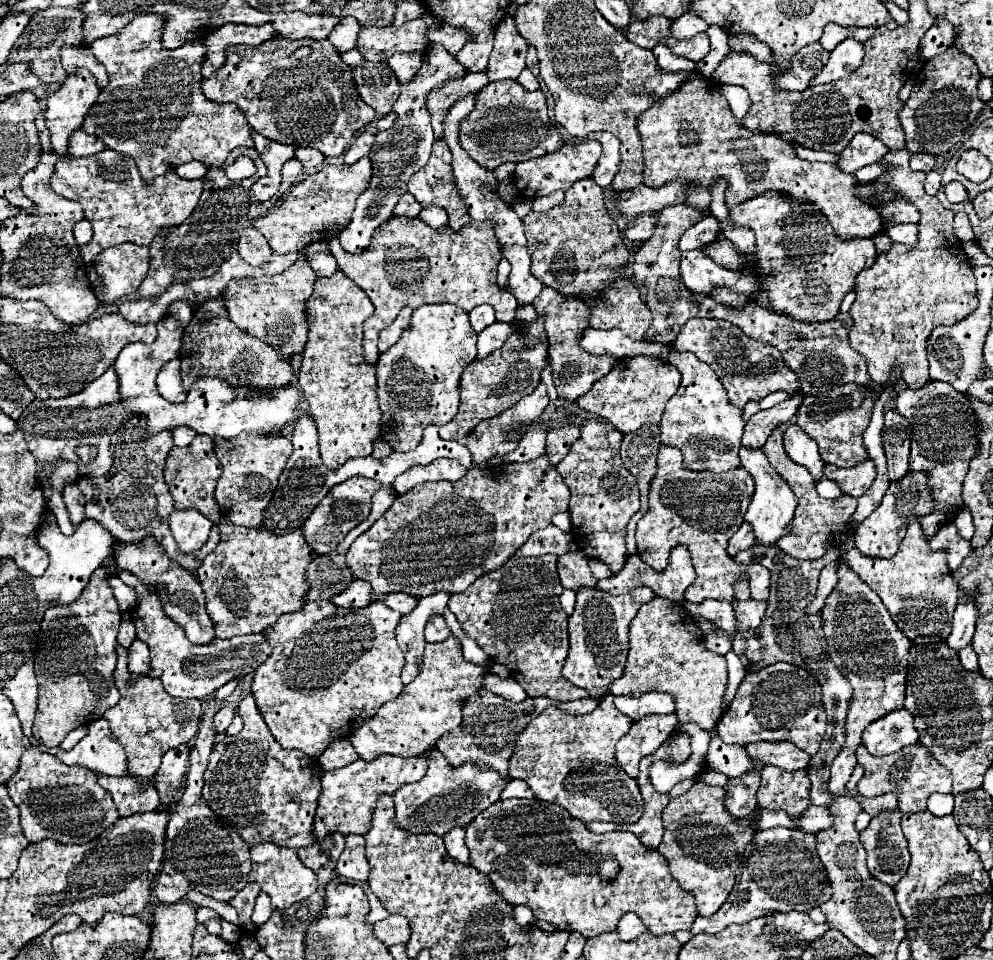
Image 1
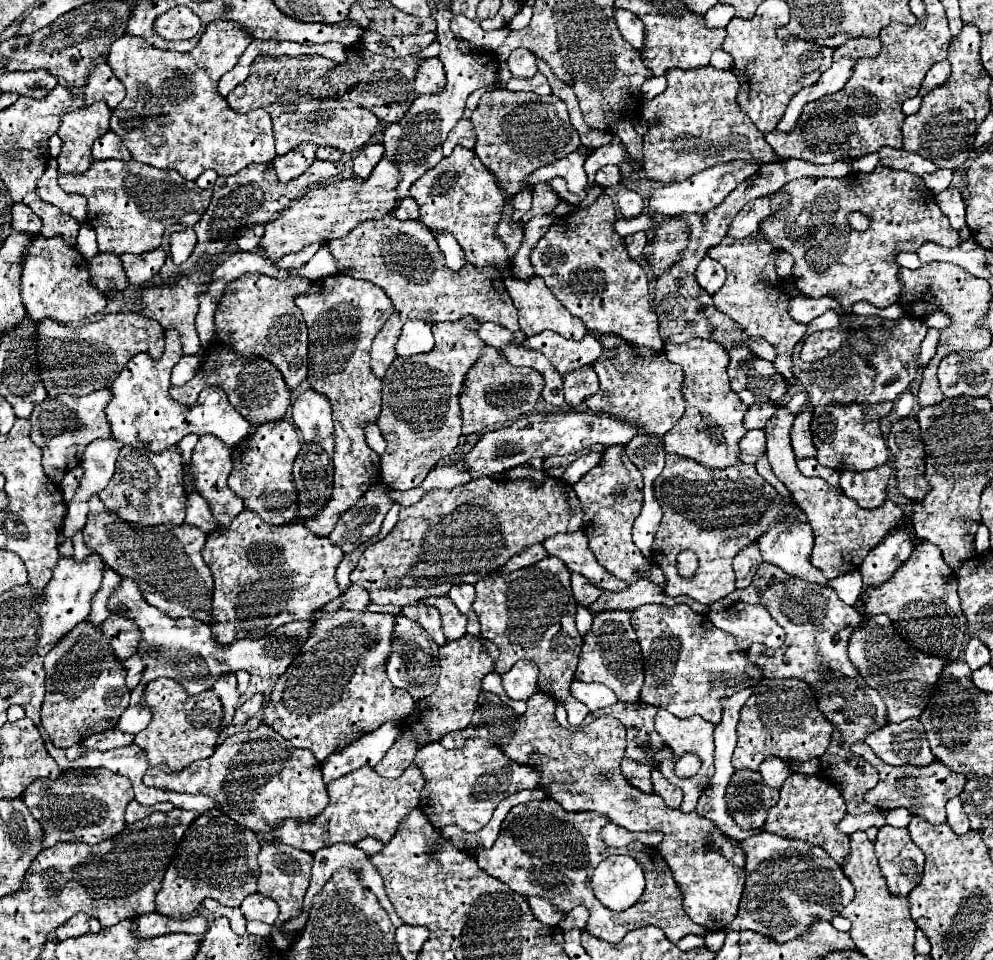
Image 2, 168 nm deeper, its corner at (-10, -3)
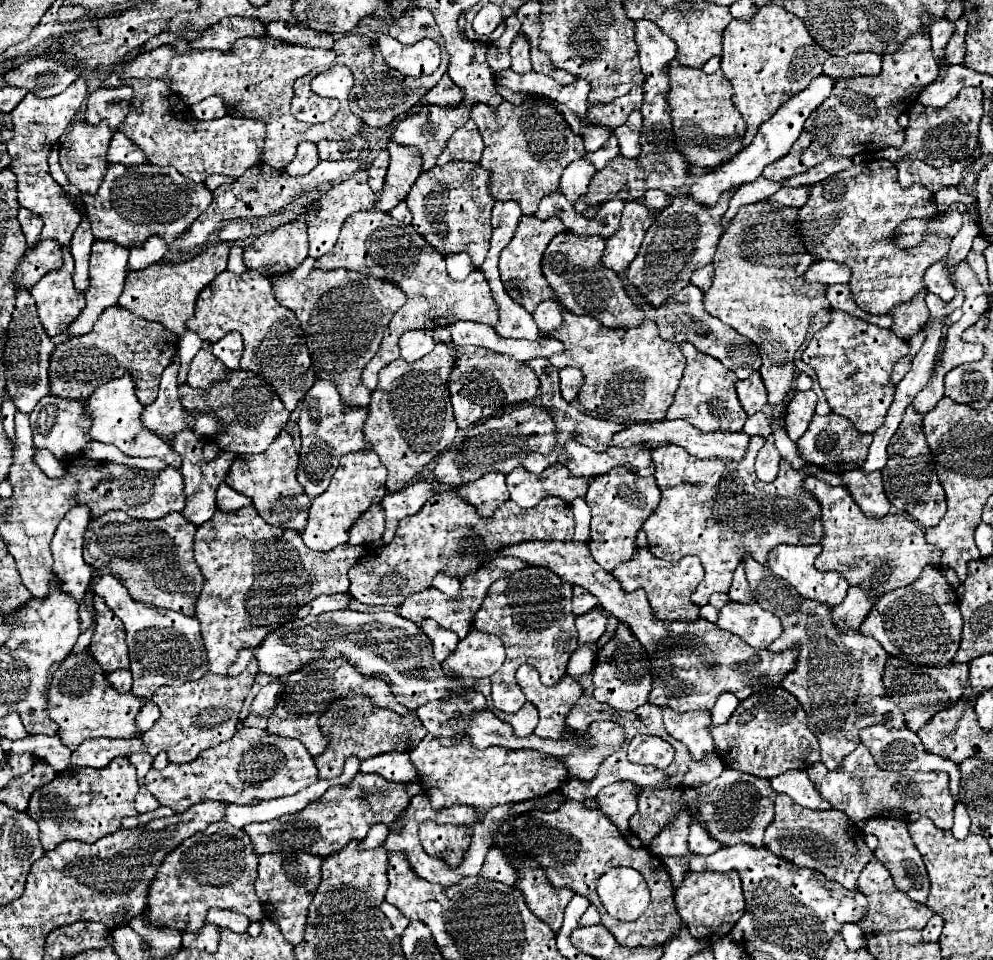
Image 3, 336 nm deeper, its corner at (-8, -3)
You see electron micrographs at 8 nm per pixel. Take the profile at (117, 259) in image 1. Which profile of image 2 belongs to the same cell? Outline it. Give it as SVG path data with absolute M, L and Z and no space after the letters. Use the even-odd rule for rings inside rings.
M158 247L154 251L144 253L144 255L130 255L130 253L126 253L126 255L122 255L122 261L124 261L124 271L128 275L128 281L132 285L136 285L136 287L142 287L164 265L166 251L162 247Z

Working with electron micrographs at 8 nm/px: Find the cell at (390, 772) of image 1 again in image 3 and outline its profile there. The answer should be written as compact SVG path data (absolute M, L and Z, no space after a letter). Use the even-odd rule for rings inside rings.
M358 771L352 783L330 787L318 801L310 803L306 809L282 815L266 823L248 823L244 831L250 835L258 855L264 853L312 853L328 857L340 851L352 839L364 839L368 829L376 823L384 823L388 829L398 821L400 815L408 809L412 797L408 795L406 783L388 783L380 775L368 775Z

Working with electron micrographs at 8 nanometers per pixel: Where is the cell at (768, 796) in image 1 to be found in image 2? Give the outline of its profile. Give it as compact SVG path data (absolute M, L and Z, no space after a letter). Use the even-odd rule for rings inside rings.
M792 773L780 789L780 801L768 811L768 819L764 829L798 841L808 841L810 845L822 847L838 865L844 863L846 855L850 853L848 835L838 831L838 823L846 815L846 803L836 787L824 783L818 775L800 775ZM816 815L816 819L812 819Z

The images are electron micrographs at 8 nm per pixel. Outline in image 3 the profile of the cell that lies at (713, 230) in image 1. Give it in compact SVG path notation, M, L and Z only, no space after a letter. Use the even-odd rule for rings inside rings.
M780 187L766 201L776 205L786 205L786 207L802 207L806 199L808 199L808 187Z

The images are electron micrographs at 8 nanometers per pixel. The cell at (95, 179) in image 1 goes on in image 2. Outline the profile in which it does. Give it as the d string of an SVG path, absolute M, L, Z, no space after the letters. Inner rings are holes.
M94 161L84 175L60 175L60 187L88 199L86 223L98 235L102 253L146 253L162 245L166 227L182 223L192 227L204 215L212 199L212 189L200 189L196 183L182 179L174 169L156 169L140 161Z

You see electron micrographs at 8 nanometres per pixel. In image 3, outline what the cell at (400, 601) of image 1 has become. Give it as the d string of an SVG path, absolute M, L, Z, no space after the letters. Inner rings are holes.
M424 619L420 627L422 627L422 631L430 637L432 645L434 645L434 657L436 657L438 661L444 661L446 655L450 655L450 653L456 649L456 643L460 641L456 633L452 633L452 631L448 631L448 629L442 629L442 627L440 627L436 621L432 621L432 619Z

